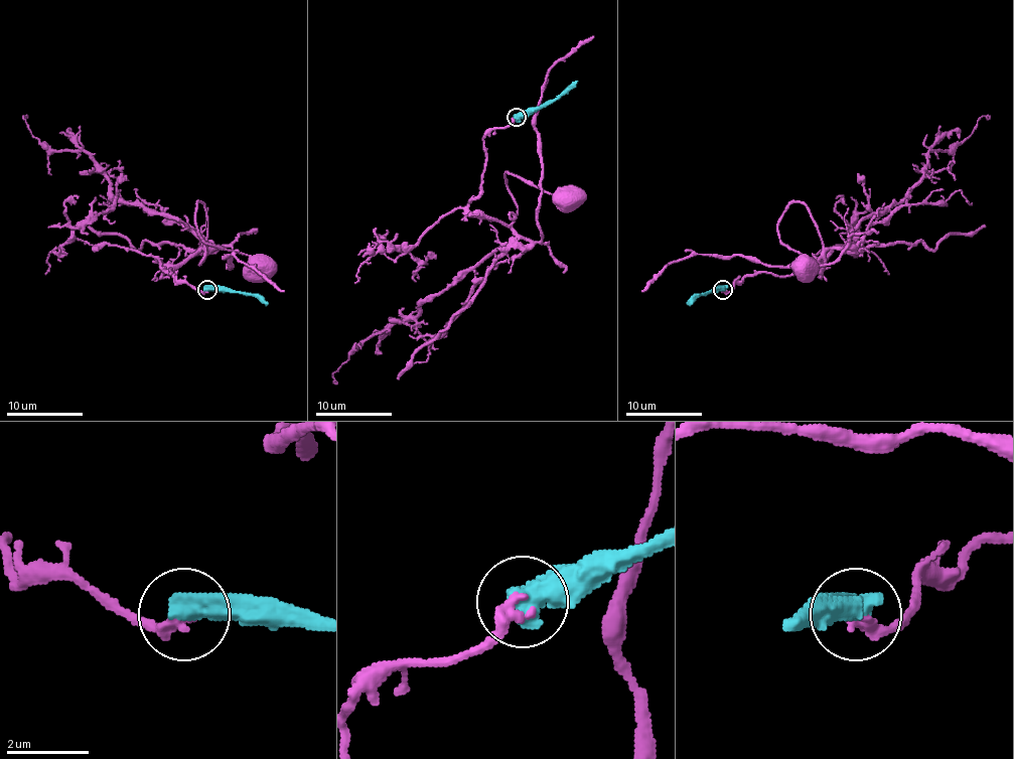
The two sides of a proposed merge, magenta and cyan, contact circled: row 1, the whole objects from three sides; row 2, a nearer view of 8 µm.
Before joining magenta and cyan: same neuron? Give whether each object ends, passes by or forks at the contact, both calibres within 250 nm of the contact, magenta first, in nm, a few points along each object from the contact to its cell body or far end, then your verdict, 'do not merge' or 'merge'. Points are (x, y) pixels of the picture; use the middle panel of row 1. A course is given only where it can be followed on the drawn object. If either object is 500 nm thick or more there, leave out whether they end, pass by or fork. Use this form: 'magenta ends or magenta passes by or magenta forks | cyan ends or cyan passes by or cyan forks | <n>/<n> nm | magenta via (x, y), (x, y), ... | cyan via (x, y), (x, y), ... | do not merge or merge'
280/650 nm | magenta via (515, 117), (482, 139), (486, 166), (480, 192), (467, 207), (510, 224), (517, 205), (508, 171), (566, 198) | cyan via (517, 117), (527, 117), (555, 102), (578, 81) | do not merge

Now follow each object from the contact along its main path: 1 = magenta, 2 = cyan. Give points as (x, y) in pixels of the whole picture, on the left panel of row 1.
1: (205, 290), (158, 260), (175, 265), (205, 246), (207, 213), (197, 202), (197, 235), (245, 254), (257, 269)
2: (207, 290), (259, 294), (268, 303)

